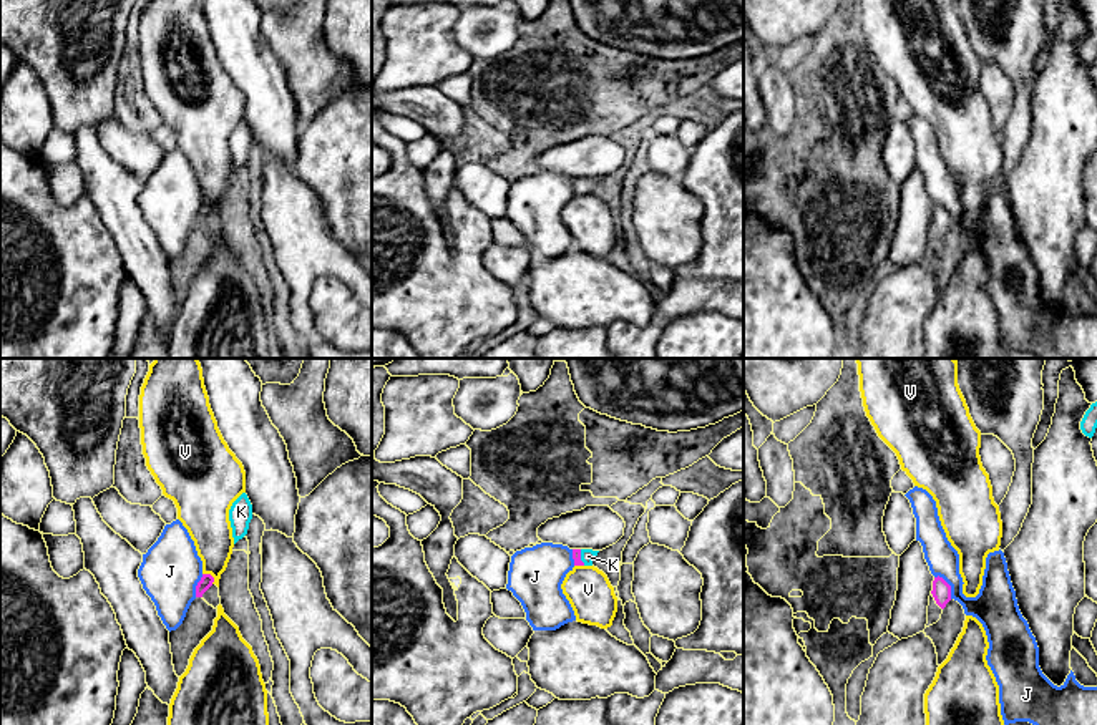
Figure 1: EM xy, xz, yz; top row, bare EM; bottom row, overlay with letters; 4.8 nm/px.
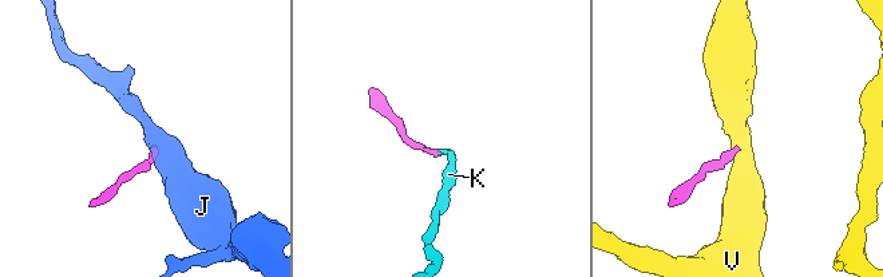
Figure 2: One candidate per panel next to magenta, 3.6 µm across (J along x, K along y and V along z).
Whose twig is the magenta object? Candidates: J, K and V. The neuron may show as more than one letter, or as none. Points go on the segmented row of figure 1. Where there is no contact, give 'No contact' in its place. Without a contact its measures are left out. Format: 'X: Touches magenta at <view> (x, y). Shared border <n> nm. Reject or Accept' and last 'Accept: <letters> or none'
J: Touches magenta at yz (948, 584). Shared border 140 nm. Reject
K: Touches magenta at xz (580, 558). Shared border 80 nm. Accept
V: Touches magenta at xy (209, 574). Shared border 80 nm. Reject
Accept: K

